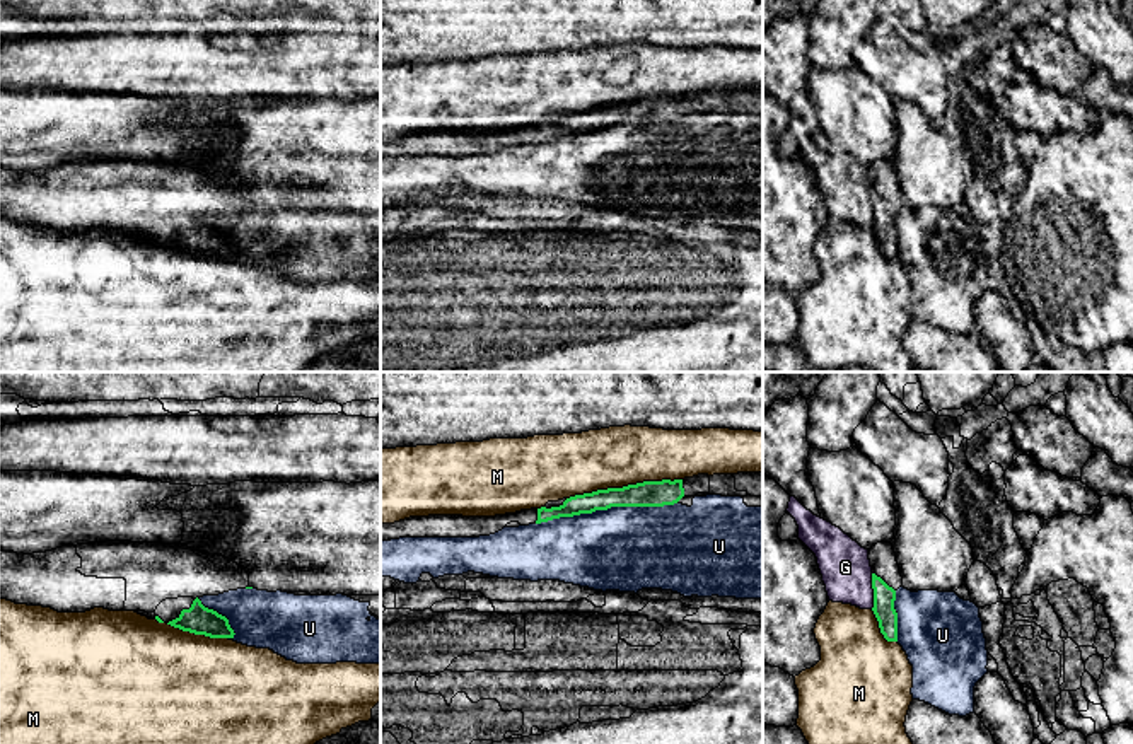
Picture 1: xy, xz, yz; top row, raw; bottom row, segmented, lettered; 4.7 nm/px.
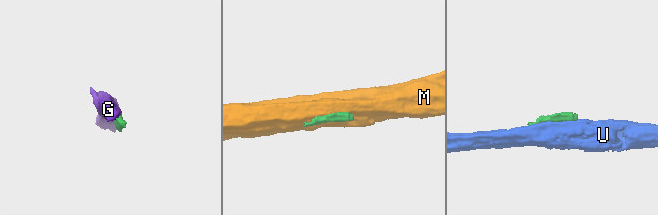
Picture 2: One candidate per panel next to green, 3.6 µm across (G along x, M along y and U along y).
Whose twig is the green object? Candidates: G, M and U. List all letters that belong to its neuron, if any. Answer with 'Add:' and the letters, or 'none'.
Add: none

